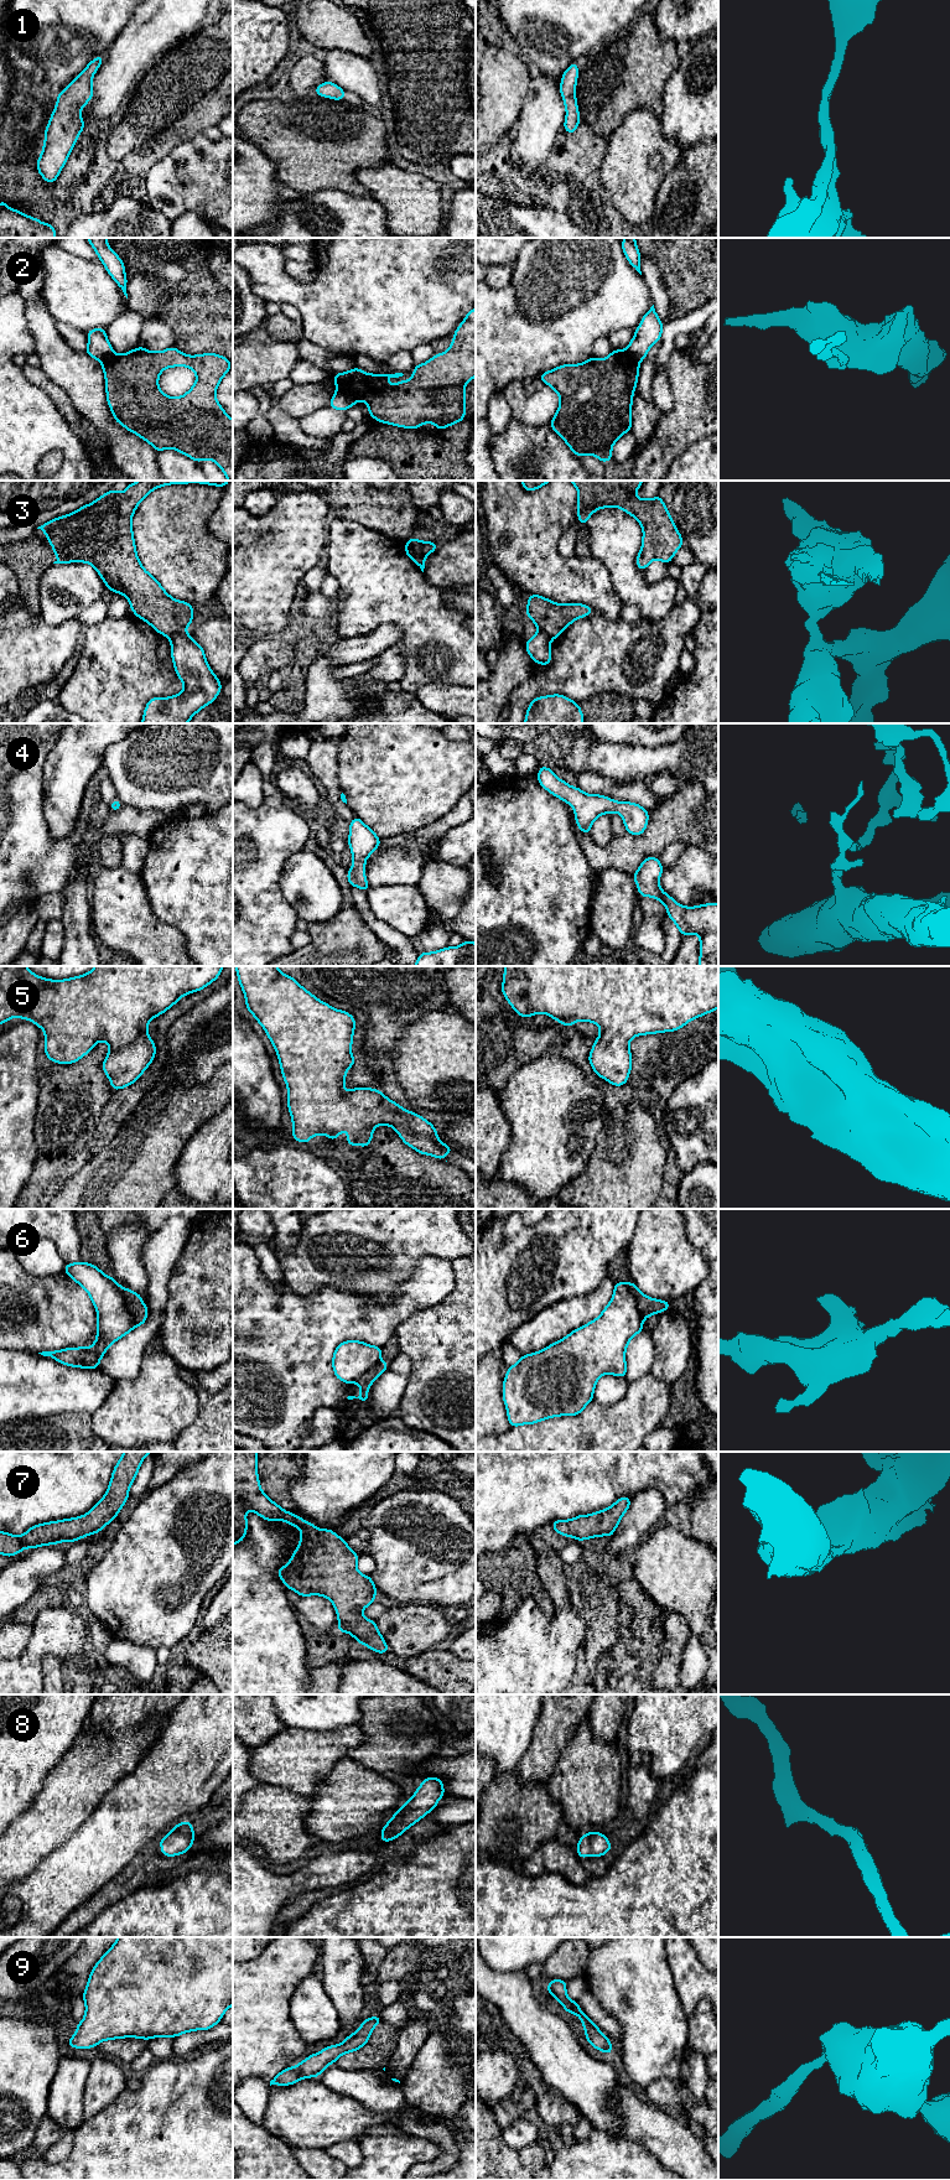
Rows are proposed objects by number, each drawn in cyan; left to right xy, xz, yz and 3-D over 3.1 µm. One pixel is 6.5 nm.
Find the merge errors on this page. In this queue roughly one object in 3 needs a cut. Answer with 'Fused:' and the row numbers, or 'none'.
Fused: 2, 3, 6

